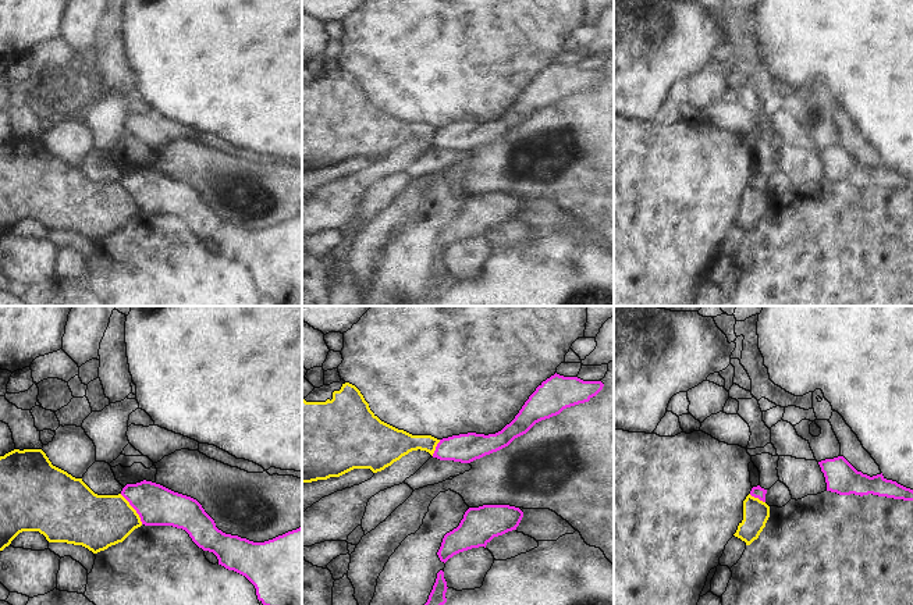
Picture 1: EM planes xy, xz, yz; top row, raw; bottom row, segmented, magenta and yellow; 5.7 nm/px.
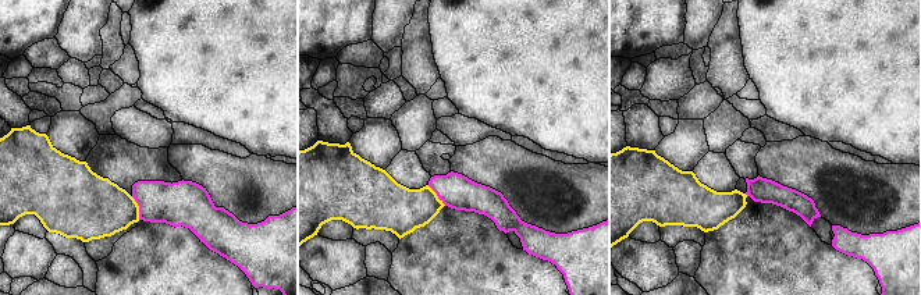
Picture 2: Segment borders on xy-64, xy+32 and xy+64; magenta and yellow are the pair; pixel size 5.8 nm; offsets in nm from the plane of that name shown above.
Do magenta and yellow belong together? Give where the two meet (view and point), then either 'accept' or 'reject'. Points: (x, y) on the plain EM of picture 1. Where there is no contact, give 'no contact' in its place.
meets magenta in xy at (134, 196); reject

